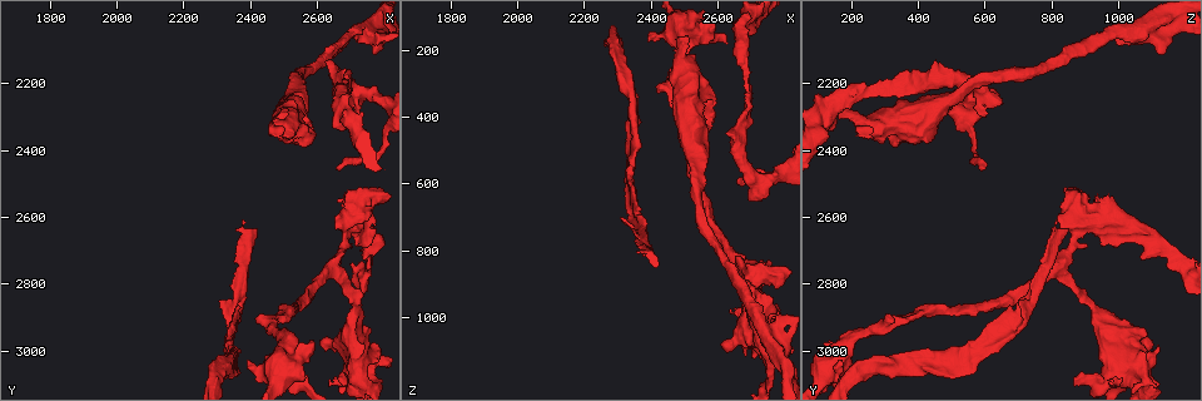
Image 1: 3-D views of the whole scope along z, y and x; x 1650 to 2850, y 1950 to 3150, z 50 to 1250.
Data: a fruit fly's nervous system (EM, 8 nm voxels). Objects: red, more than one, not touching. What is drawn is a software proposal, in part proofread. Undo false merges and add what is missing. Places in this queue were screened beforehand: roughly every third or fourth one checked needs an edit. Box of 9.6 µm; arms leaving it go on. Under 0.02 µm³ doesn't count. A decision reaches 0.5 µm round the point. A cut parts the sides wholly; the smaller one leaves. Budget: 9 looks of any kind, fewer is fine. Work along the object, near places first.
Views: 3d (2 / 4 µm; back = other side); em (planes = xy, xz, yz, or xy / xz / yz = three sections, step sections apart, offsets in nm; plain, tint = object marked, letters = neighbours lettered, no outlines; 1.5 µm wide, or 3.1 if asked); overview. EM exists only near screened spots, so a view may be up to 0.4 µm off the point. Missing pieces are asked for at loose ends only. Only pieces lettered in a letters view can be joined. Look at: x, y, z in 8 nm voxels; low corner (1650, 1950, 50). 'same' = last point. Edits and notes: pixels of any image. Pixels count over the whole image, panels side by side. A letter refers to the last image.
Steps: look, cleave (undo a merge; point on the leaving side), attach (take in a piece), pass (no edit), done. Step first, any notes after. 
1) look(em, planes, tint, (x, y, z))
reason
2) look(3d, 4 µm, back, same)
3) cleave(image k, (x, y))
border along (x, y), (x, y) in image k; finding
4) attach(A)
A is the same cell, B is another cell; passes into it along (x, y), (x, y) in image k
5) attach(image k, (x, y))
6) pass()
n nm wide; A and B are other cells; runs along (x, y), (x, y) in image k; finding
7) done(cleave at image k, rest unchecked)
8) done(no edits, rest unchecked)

look(3d, 4 µm, (2650, 2610, 810))

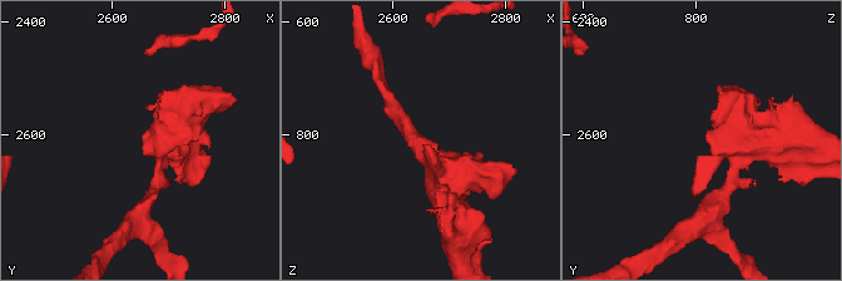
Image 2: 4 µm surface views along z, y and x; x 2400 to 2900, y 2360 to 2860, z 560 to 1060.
look(em, planes, tint, (2655, 2605, 810))

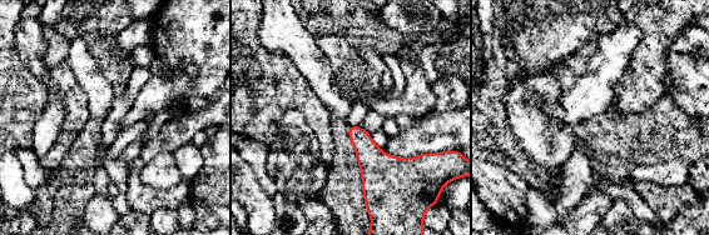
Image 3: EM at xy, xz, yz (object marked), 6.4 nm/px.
look(em, planes, letters, same)
what lies round it

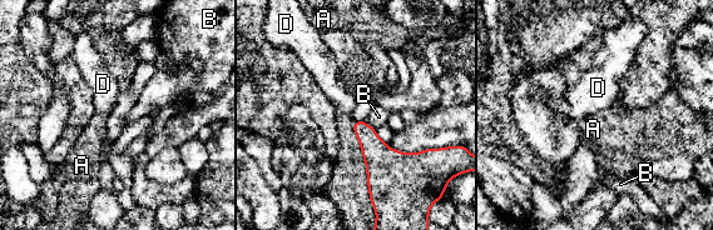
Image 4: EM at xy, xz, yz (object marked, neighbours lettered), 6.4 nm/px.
pass()
130 nm wide; A, B and D are other cells; border along (365, 121), (375, 130) in image 4; none of them fits

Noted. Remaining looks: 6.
look(em, xz, step 8, tint, (2720, 2840, 900))
thick turns thin

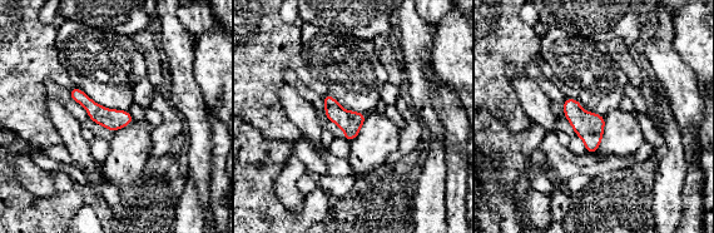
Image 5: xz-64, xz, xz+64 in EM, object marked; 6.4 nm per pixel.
look(em, planes, tint, same)

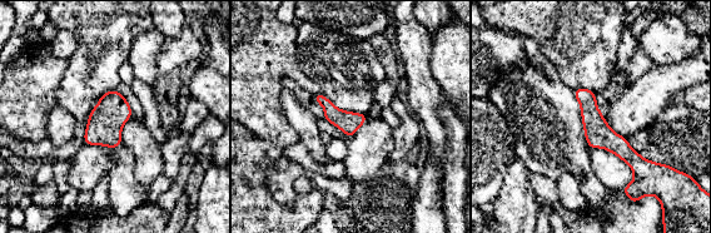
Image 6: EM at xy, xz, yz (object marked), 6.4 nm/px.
look(em, planes, letters, same)

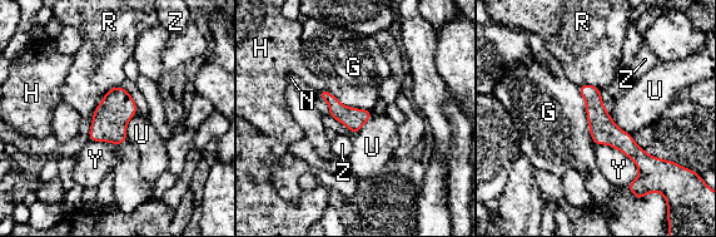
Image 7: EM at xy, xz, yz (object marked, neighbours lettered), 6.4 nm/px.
pass()
G, H, N, R, U, Y and Z are other cells; border along (577, 85), (595, 144) in image 7; one cell here

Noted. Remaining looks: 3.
look(3d, 4 µm, (2390, 2610, 810))
an open end

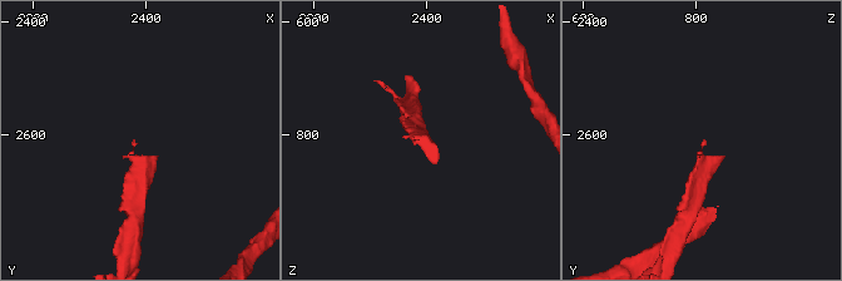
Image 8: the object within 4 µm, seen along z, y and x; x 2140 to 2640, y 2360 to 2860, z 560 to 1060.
look(em, planes, letters, (2380, 2615, 810))
shape alone is not enough

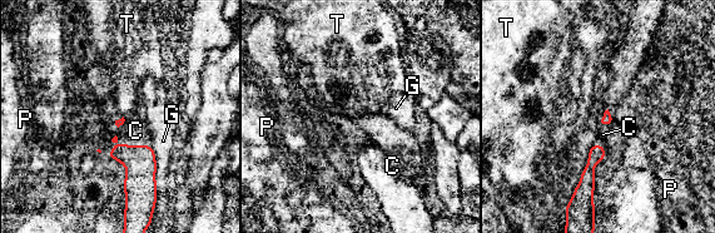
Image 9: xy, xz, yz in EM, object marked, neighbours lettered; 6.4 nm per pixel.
pass()
C, G, P and T are other cells; border along (115, 134), (108, 153) in image 9; none of them fits

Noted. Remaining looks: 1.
look(em, planes, letters, (2690, 2180, 330))

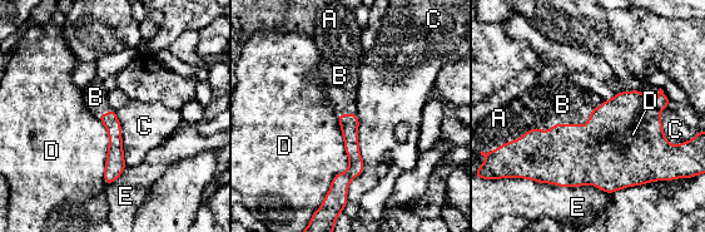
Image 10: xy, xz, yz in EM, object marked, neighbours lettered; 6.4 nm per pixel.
attach(B)
B is the same cell, A, C, D and E are other cells; passes into it along (599, 153), (575, 124), (562, 104) in image 10; the cell continues

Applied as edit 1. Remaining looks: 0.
done(attach at image 10, rest unchecked)

